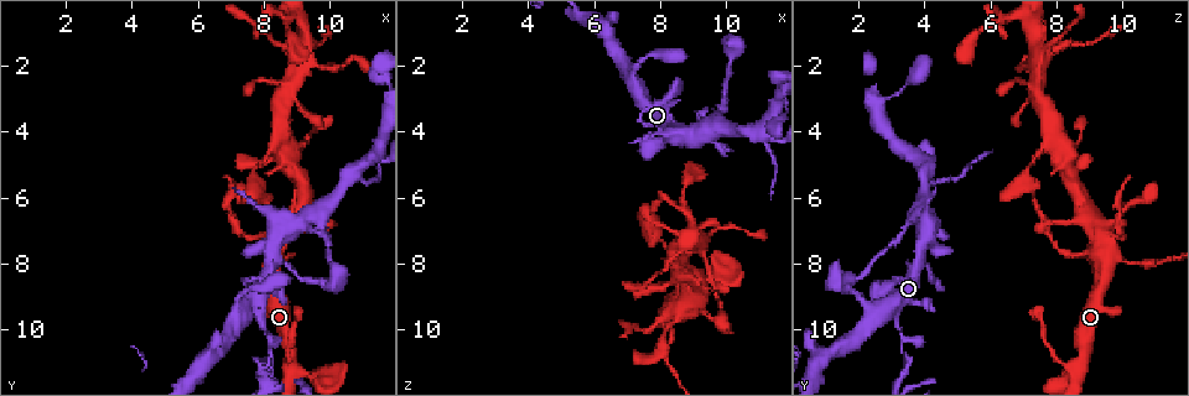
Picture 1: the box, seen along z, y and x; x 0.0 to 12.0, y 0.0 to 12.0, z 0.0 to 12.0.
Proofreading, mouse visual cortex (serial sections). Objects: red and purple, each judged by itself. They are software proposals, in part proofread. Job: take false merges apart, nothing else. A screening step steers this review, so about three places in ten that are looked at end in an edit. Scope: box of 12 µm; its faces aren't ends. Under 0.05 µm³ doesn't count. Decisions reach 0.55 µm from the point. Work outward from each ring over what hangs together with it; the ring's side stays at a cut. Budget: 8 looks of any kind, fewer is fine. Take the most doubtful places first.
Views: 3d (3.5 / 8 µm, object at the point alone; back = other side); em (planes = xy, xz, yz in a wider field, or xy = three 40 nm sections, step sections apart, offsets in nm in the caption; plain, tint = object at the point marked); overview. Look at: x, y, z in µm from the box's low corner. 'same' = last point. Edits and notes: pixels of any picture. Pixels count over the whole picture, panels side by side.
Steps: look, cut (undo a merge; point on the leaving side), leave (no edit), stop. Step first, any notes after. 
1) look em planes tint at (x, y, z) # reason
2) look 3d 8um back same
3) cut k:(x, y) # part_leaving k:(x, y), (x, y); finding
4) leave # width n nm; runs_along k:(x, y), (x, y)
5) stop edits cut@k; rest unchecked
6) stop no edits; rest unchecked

look 3d 8um back at (7.4, 7.3, 9.9) # sharp bend

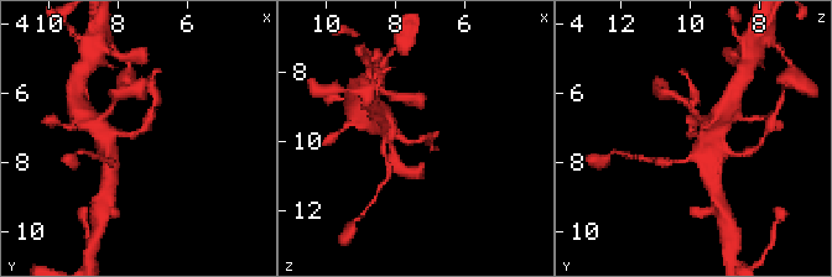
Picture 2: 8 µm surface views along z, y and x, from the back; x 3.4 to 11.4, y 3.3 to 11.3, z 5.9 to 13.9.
look 3d 3.5um at (7.5, 7.2, 10.0) # closer look

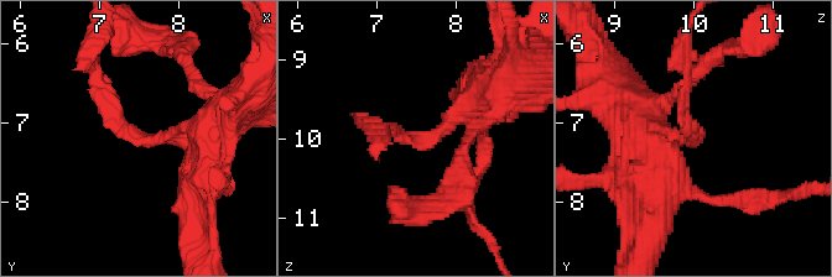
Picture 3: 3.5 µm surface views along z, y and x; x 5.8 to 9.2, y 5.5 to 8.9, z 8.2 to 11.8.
cut 3:(109, 102) # arm_widths 150, 250 nm; part_leaving 3:(131, 136), (89, 64), (97, 34); two cells meet here

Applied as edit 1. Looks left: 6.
look overview

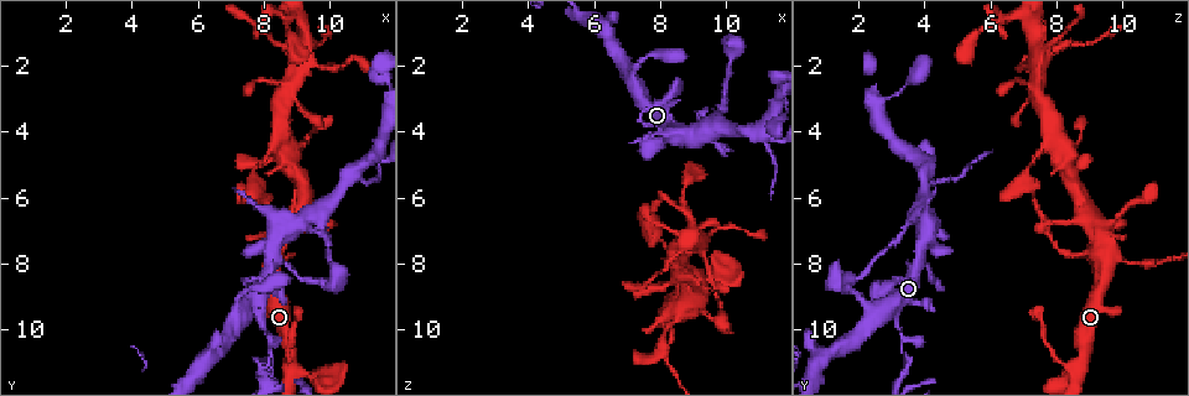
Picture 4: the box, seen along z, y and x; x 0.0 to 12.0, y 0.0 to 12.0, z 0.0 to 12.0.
look 3d 8um back at (8.3, 7.4, 3.9) # sudden change in width

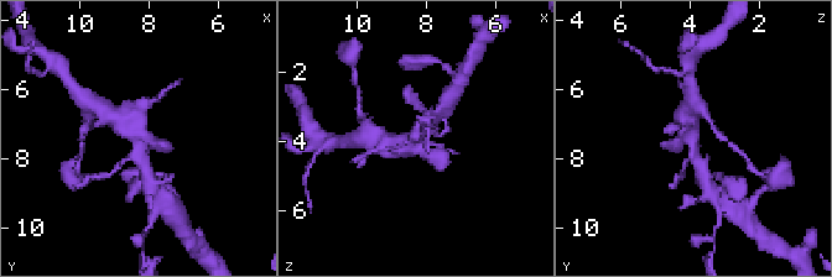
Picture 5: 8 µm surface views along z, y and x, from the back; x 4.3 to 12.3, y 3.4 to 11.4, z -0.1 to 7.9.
look em xy step 3 tint at (8.3, 7.4, 3.9) # now the EM

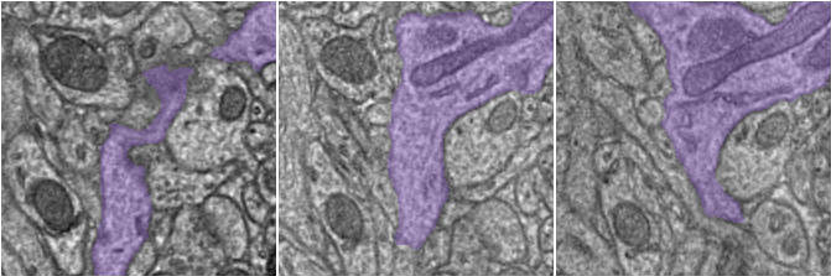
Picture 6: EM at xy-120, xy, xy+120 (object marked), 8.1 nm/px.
leave # runs_along 6:(152, 77), (166, 115), (121, 149), (131, 202); continuous, no second cell

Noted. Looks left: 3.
stop edits cut@3; rest unchecked

